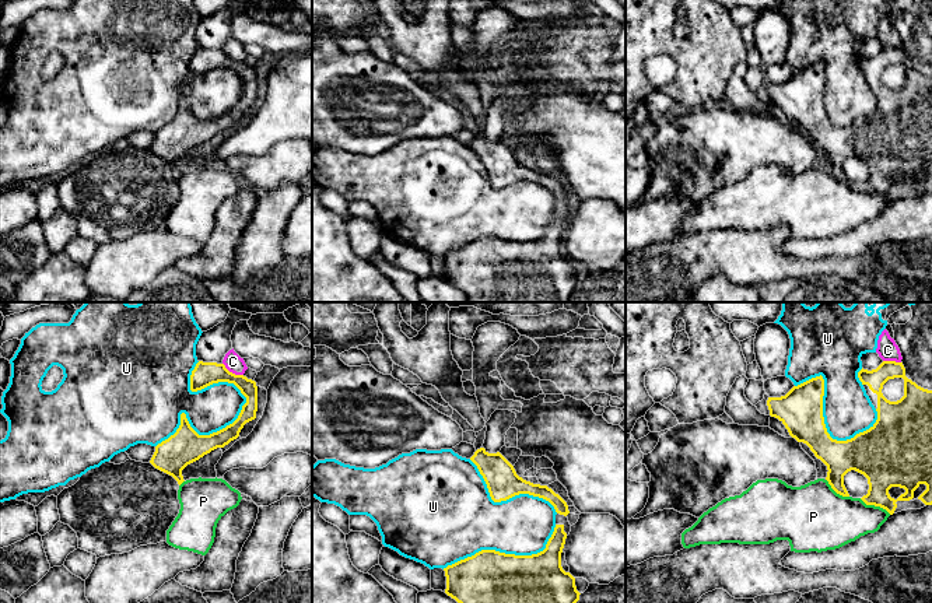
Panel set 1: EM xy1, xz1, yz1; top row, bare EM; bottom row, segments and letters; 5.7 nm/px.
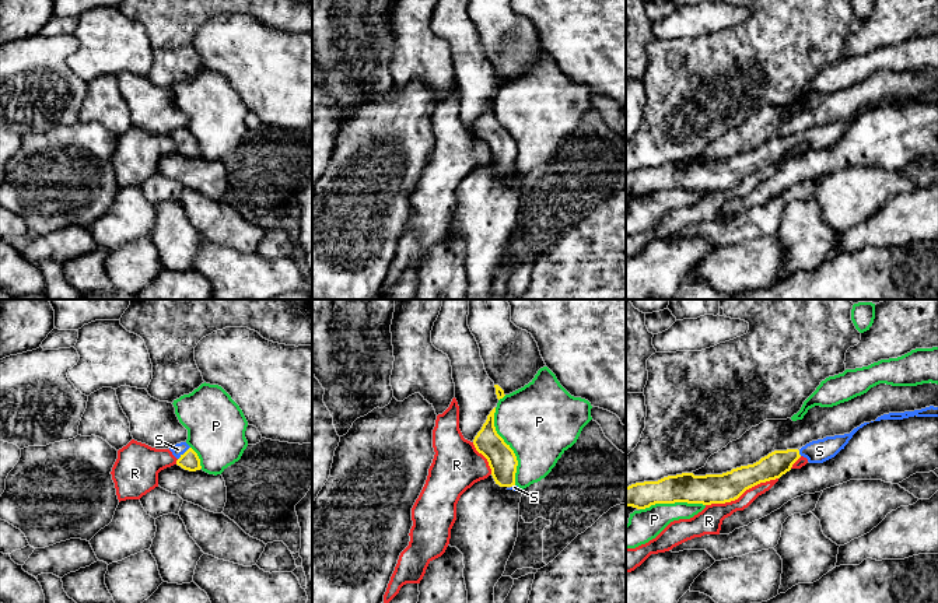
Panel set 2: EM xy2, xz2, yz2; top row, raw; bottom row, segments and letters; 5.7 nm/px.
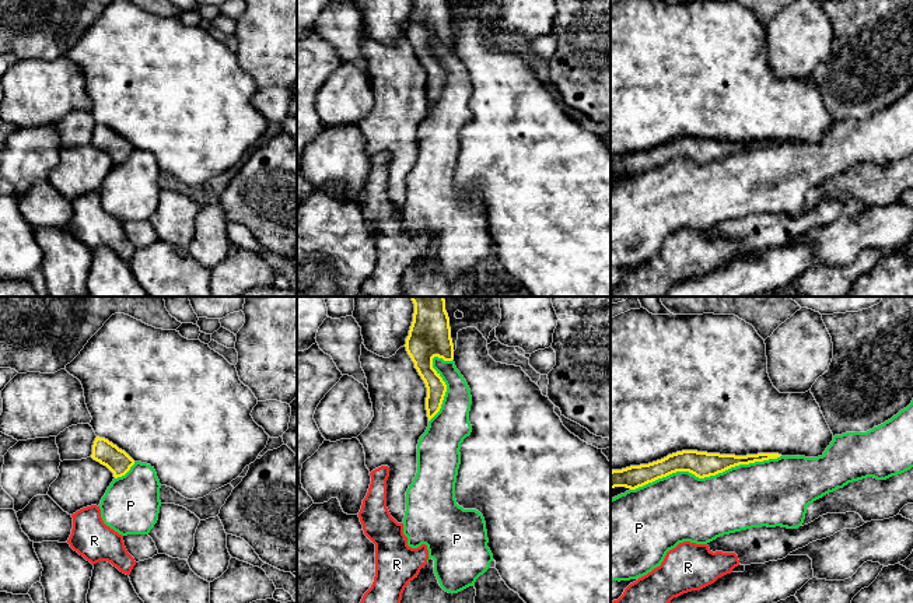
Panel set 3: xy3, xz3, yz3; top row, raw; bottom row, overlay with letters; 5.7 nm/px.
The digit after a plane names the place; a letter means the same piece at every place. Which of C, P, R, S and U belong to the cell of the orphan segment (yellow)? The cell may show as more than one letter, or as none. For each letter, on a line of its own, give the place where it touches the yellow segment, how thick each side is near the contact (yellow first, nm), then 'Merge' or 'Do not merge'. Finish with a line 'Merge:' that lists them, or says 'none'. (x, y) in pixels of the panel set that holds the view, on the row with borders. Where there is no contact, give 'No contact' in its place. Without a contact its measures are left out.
C: Touches yellow at xy1 (231, 372). Thickness 140 nm (yellow) against 100 nm. Do not merge
P: Touches yellow at yz3 (705, 476). Thickness 150 nm (yellow) against 400 nm. Do not merge
R: Touches yellow at yz2 (741, 494). Thickness 180 nm (yellow) against 150 nm. Do not merge
S: Touches yellow at xy2 (184, 453). Thickness 110 nm (yellow) against 70 nm. Merge
U: Touches yellow at xy1 (196, 433). Thickness 200 nm (yellow) against 280 nm. Do not merge
Merge: S

